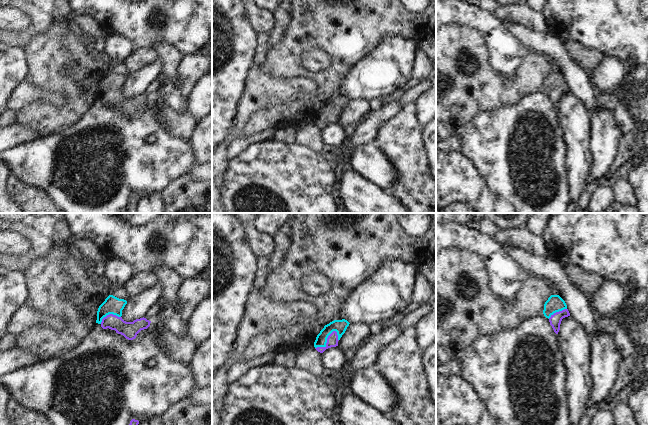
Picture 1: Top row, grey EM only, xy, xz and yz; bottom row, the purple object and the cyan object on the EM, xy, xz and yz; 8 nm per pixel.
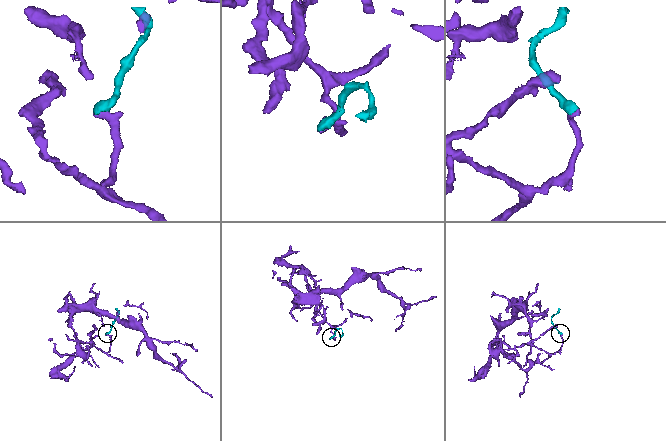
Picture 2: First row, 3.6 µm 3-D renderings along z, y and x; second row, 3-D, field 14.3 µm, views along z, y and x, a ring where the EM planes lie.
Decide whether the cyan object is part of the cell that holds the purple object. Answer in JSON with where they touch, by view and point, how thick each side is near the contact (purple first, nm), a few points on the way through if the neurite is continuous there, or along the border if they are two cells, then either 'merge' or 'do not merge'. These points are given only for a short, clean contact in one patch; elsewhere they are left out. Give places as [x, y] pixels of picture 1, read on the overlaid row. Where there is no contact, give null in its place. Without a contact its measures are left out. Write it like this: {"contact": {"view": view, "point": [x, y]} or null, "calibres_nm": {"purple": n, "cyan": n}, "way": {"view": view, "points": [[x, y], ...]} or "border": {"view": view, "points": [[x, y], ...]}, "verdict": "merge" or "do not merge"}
{"contact": {"view": "xz", "point": [327, 341]}, "calibres_nm": {"purple": 100, "cyan": 110}, "way": {"view": "xz", "points": [[332, 341], [327, 341], [328, 336], [340, 326]]}, "verdict": "merge"}

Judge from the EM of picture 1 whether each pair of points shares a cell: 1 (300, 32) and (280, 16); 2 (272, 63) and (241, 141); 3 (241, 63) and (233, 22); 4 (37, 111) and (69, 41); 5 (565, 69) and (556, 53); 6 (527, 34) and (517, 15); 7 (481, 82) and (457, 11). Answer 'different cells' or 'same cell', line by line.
1: different cells
2: different cells
3: same cell
4: same cell
5: same cell
6: different cells
7: different cells

